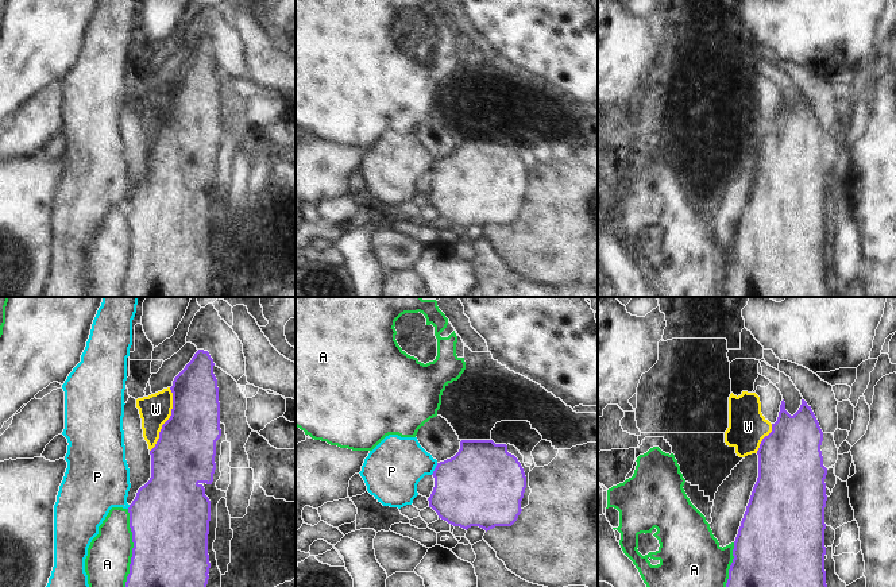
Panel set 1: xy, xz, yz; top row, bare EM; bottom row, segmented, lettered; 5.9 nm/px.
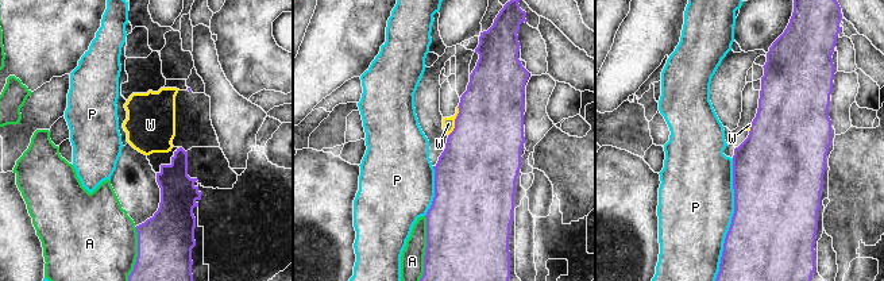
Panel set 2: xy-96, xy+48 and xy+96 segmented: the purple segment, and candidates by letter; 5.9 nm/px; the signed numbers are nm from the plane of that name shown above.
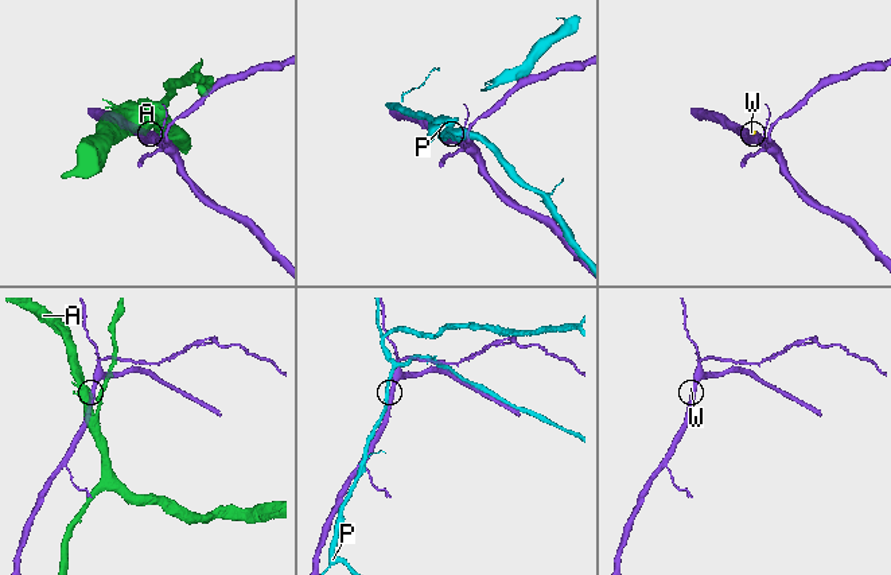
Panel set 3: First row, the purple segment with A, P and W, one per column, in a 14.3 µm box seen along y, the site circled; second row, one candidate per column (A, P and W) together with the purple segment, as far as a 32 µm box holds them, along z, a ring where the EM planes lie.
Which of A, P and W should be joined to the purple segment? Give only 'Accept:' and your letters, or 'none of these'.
Accept: W

